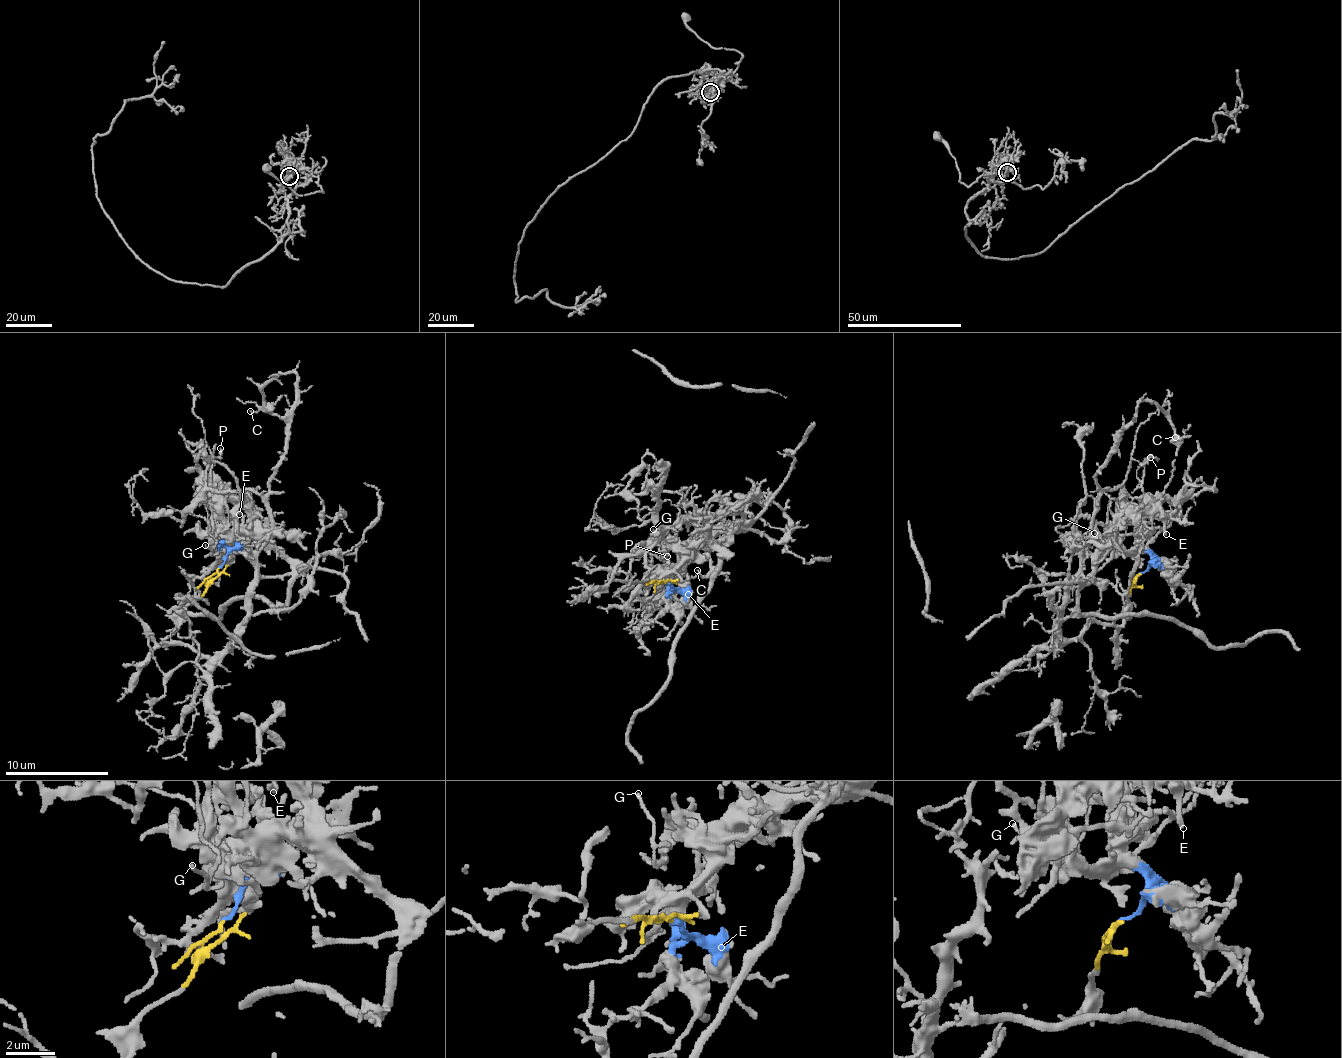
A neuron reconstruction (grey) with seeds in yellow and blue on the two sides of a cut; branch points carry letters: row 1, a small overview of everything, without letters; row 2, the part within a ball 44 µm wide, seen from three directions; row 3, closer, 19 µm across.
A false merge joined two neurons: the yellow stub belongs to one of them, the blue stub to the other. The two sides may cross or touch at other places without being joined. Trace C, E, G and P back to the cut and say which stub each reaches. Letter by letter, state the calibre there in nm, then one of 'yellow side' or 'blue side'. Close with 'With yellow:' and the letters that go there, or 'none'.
C: calibre 120 nm; yellow side
E: calibre 180 nm; blue side
G: calibre 120 nm; yellow side
P: calibre 150 nm; yellow side
With yellow: C, G, P

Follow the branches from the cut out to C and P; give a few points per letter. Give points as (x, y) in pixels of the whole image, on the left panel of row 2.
C: (218, 568), (164, 645), (193, 645), (211, 658), (247, 612), (296, 376), (272, 379), (262, 408), (249, 411)
P: (218, 568), (164, 645), (193, 645), (211, 658), (247, 612), (270, 516), (247, 488), (206, 484), (221, 448)

